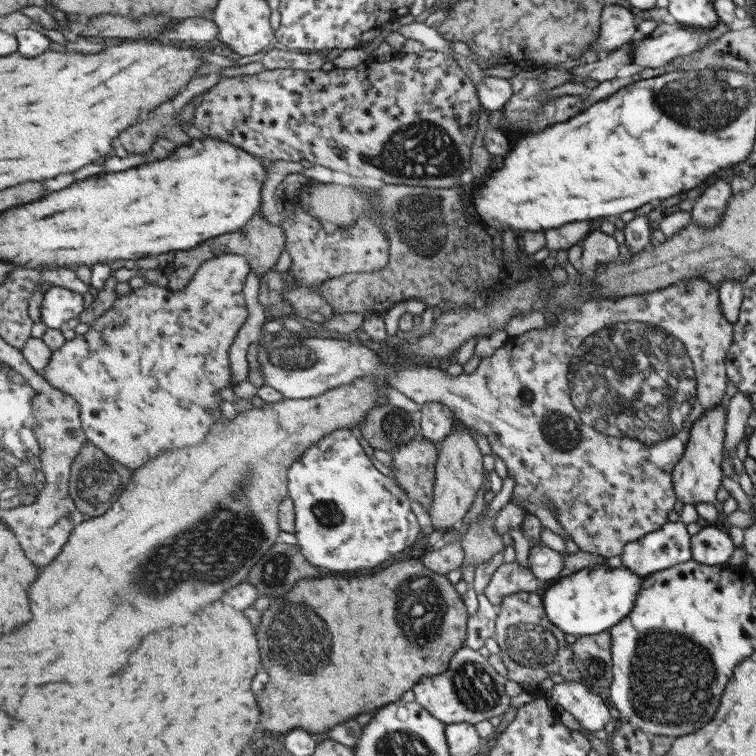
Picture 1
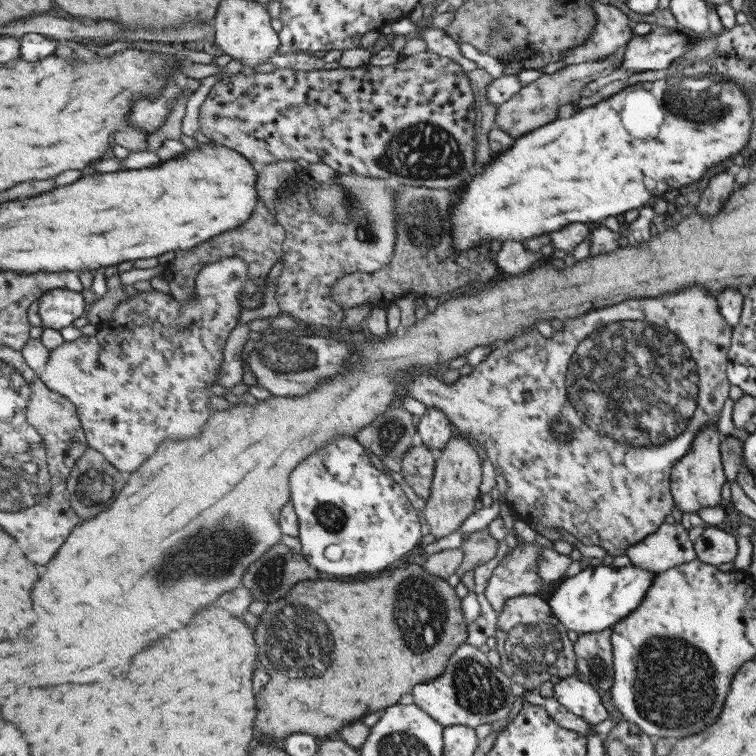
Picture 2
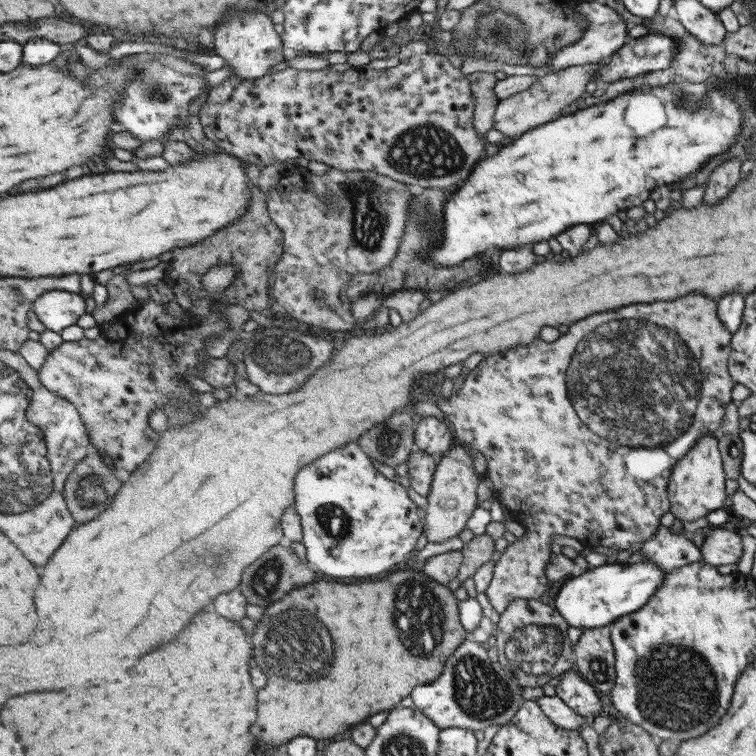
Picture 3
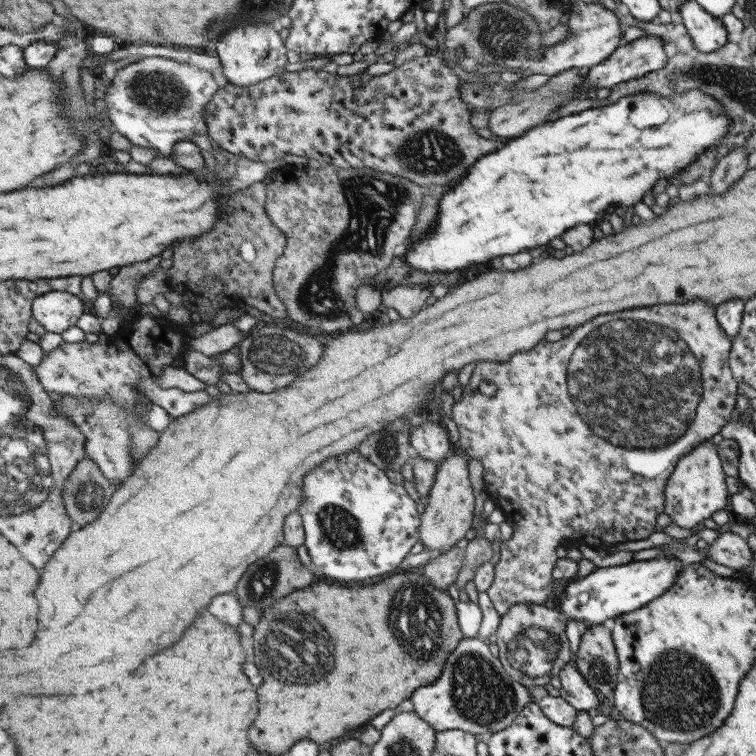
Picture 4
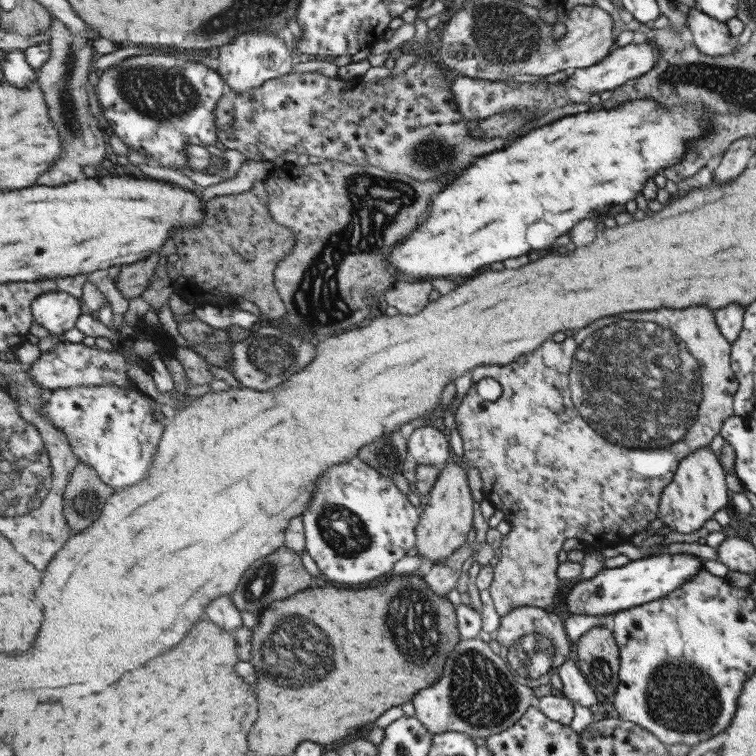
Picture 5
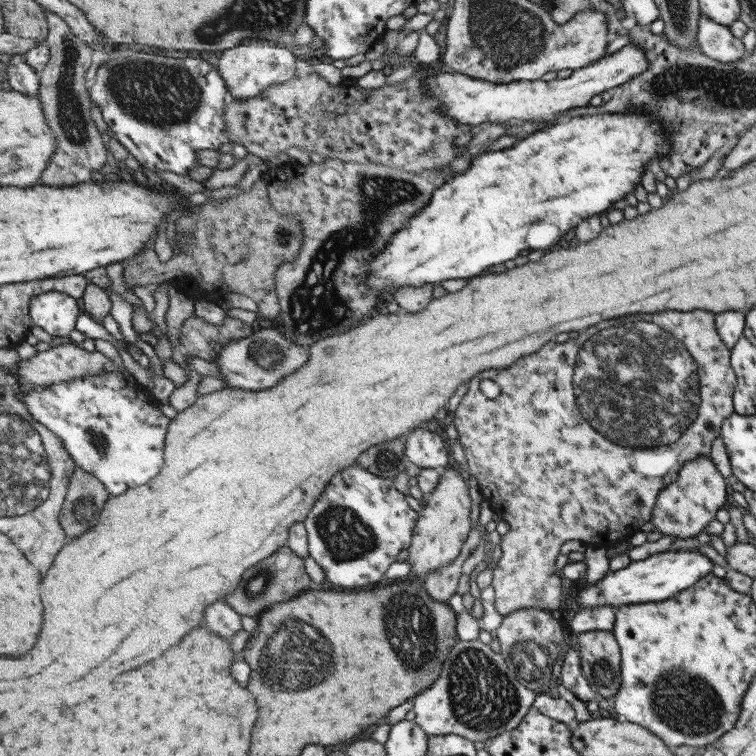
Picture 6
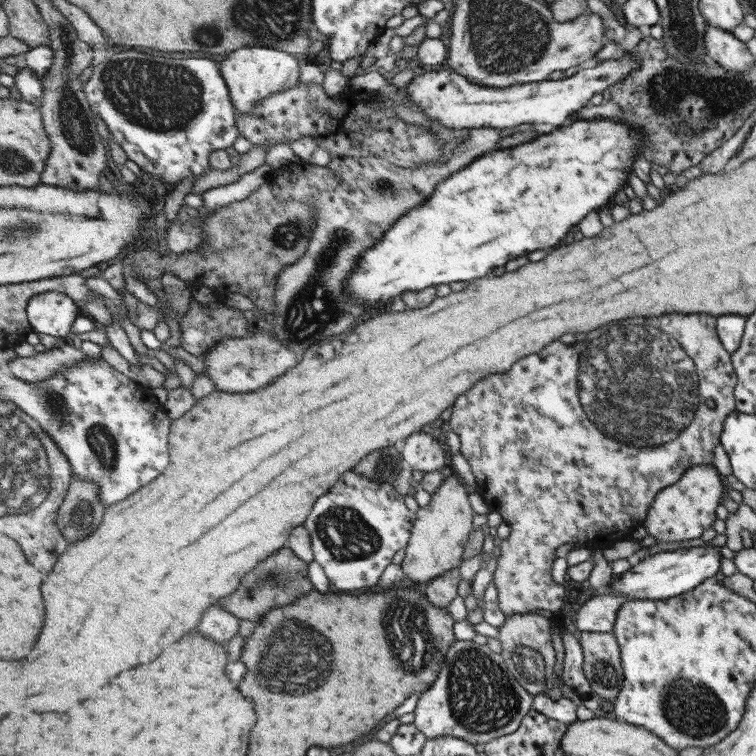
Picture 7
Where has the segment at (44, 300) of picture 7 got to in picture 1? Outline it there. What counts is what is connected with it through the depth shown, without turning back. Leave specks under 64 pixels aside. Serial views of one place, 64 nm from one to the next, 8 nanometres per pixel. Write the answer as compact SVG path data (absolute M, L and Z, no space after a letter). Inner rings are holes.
M51 288L45 294L43 302L43 324L47 328L63 330L65 324L73 318L81 318L85 312L83 294L77 294L67 288Z

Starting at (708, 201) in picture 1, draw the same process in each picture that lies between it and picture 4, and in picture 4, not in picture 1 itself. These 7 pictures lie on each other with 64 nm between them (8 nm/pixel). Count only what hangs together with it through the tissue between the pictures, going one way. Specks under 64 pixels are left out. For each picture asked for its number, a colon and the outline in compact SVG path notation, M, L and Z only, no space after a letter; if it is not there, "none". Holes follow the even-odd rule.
2: M721 170L719 174L715 174L709 182L707 188L701 192L699 204L697 204L697 212L705 212L705 214L713 214L719 210L719 206L725 202L725 196L729 196L729 192L733 190L735 184L735 174L733 170Z
3: M731 158L731 160L723 160L721 166L717 166L711 174L709 174L709 182L705 186L705 196L703 200L713 204L719 200L719 196L725 196L741 178L741 164L743 160L739 158Z
4: M735 146L729 150L729 154L719 158L719 162L707 174L711 192L717 194L717 192L727 190L733 184L733 180L737 180L747 170L749 154L751 154L751 150L747 146Z

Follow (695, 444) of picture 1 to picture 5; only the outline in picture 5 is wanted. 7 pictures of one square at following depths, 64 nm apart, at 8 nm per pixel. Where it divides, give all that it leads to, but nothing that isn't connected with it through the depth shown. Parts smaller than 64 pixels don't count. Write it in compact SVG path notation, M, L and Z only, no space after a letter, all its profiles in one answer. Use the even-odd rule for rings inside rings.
M703 448L679 462L673 480L661 490L655 520L661 522L661 528L667 528L673 534L693 534L695 530L701 530L709 520L713 520L715 512L725 510L725 506L725 470L721 462L715 460L711 450Z

